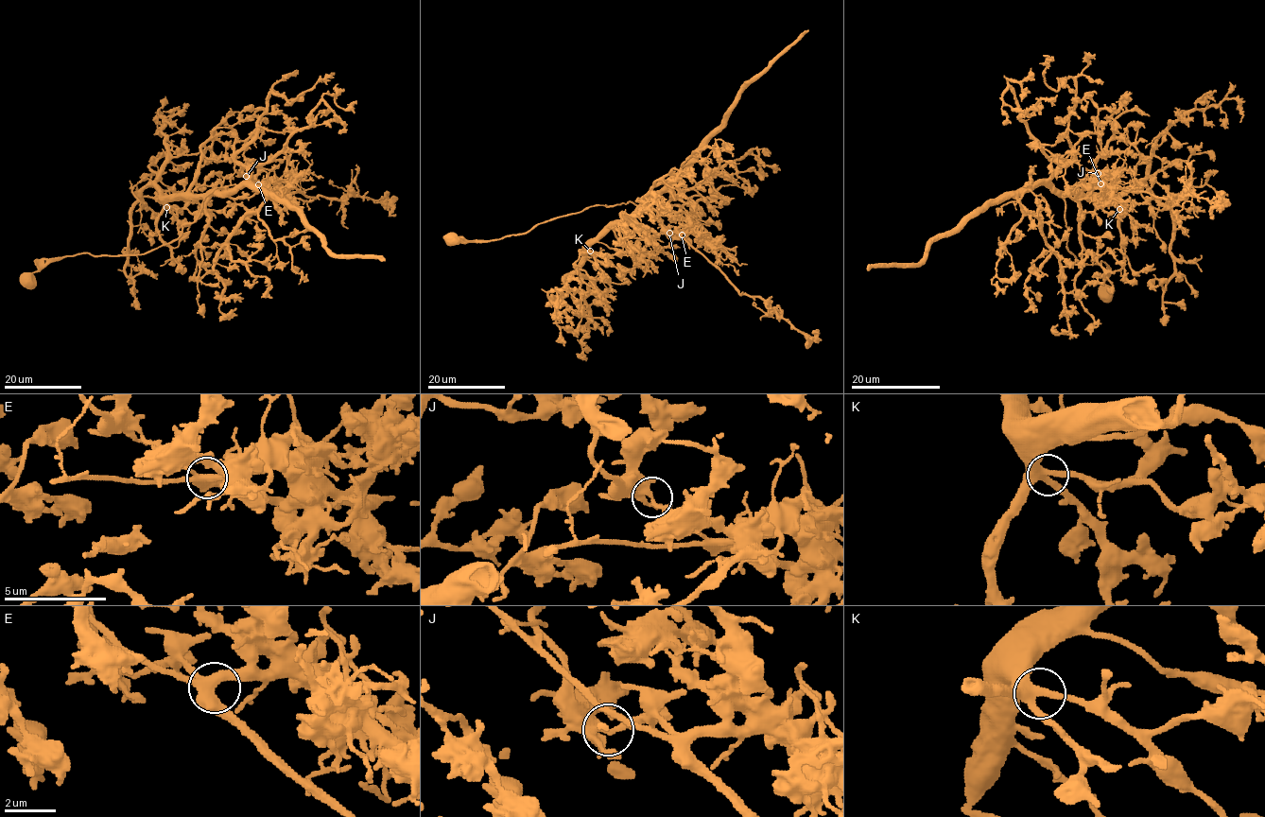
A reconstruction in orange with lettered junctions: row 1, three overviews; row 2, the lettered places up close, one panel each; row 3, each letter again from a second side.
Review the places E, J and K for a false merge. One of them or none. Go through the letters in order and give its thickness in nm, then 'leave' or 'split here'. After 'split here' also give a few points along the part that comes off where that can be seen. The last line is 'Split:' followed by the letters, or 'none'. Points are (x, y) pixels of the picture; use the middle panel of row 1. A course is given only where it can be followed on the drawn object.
E: calibre 420 nm; leave
J: calibre 240 nm; split here; course (668, 233), (679, 232), (630, 201), (585, 207), (498, 239), (446, 240)
K: calibre 380 nm; leave
Split: J

